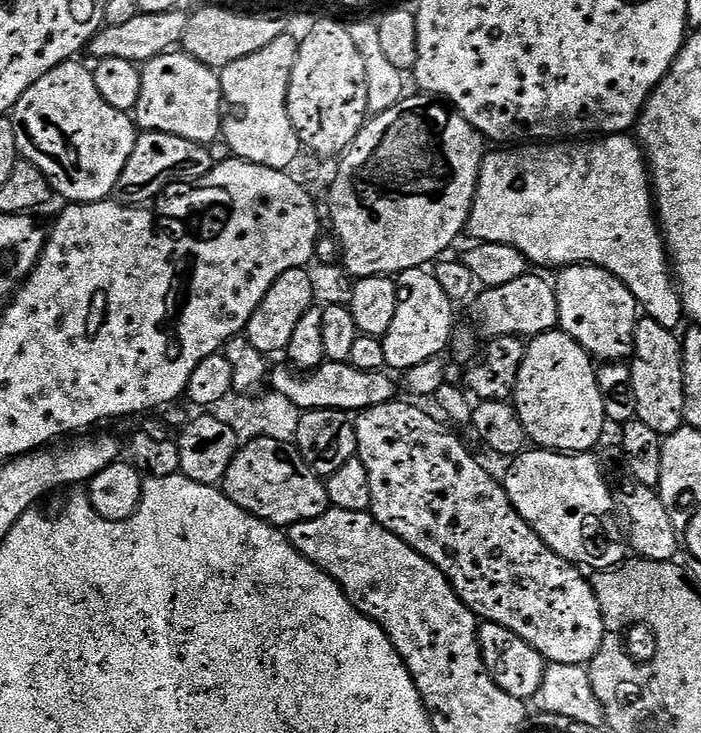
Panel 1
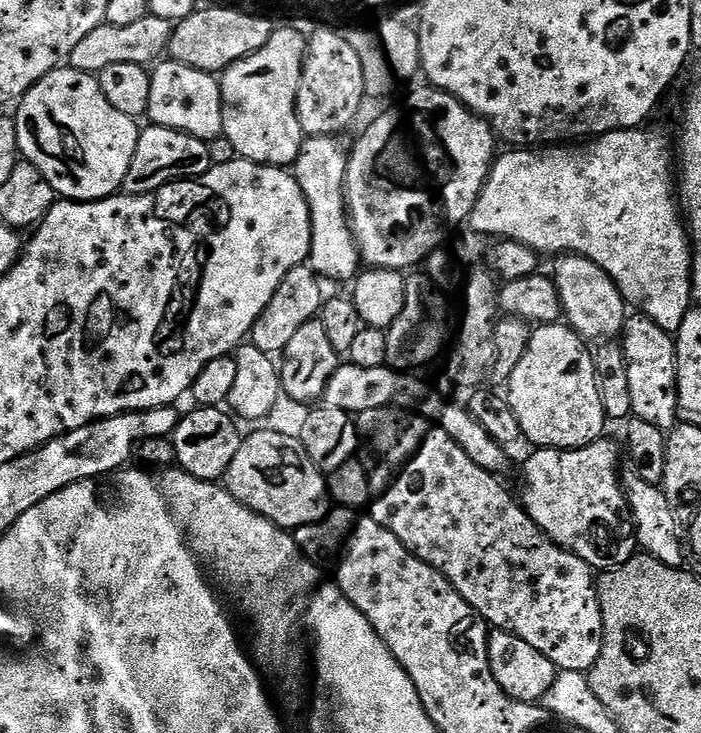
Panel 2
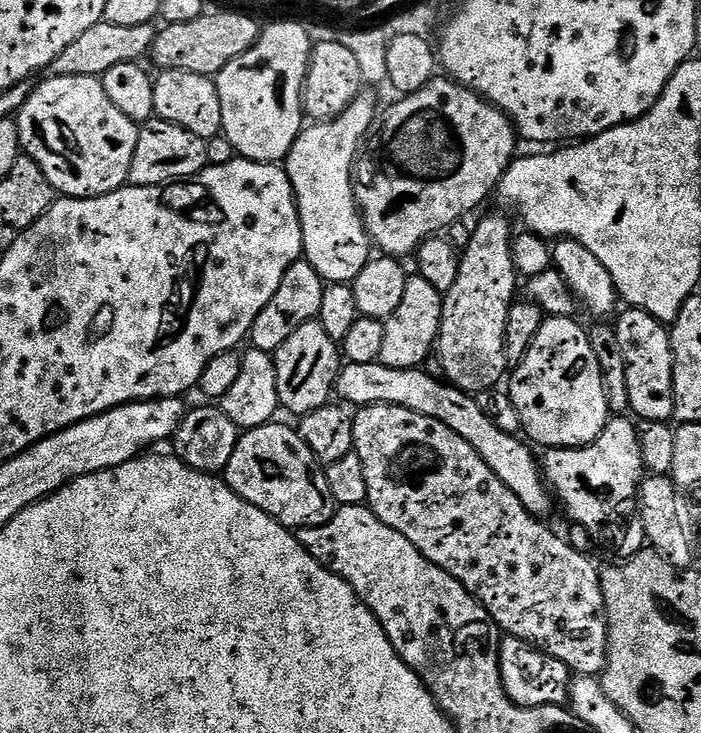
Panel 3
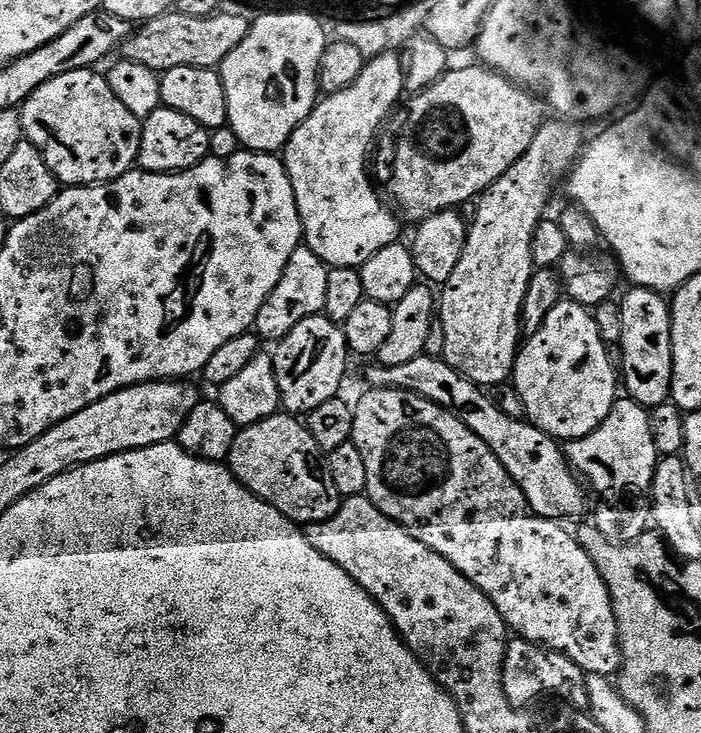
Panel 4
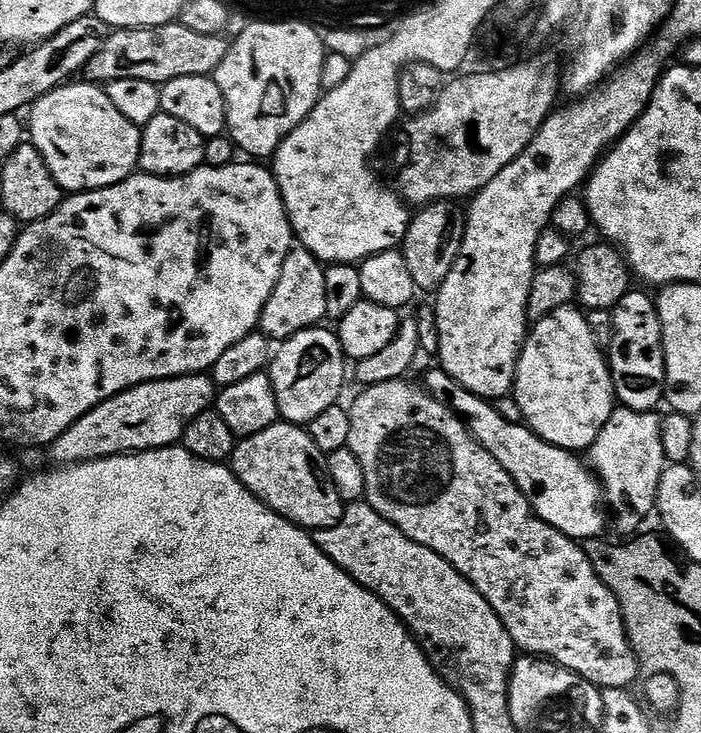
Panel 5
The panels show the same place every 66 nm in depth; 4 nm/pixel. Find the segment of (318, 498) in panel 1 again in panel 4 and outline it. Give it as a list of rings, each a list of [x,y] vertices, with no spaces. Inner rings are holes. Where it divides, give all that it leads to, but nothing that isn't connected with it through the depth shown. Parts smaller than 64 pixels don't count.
[[[277,414],[249,428],[240,428],[226,463],[236,475],[239,484],[246,486],[246,490],[274,506],[288,520],[307,526],[334,518],[342,503],[338,490],[334,490],[334,482],[330,482],[328,469],[322,463],[320,455],[320,448],[314,442],[307,423],[301,422],[295,415]]]

